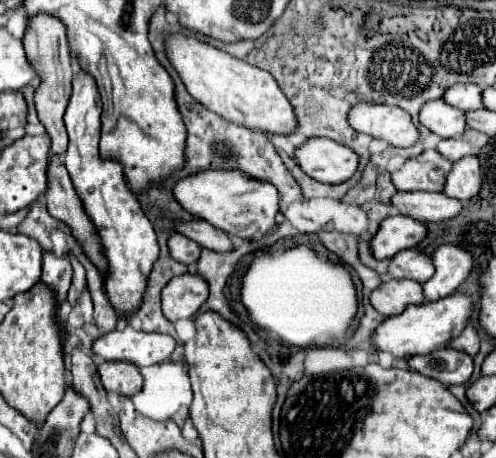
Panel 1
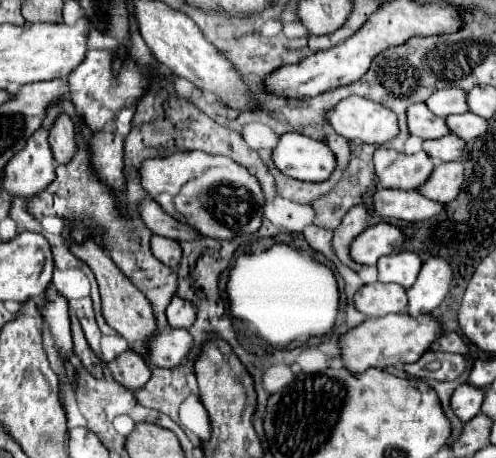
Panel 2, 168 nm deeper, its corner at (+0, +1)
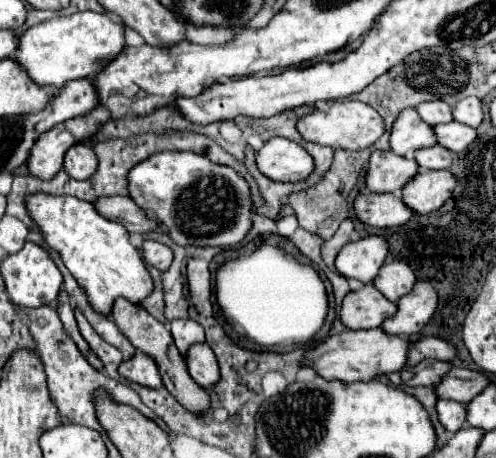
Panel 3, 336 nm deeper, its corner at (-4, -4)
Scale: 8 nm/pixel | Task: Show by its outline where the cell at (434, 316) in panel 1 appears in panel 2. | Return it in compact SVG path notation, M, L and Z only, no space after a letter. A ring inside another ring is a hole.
M399 313L387 315L383 319L365 319L359 327L351 329L341 337L341 359L349 371L359 373L363 373L369 367L385 369L389 365L413 363L425 351L429 351L439 333L443 333L443 325L433 315L419 315L419 319L415 319L411 315Z

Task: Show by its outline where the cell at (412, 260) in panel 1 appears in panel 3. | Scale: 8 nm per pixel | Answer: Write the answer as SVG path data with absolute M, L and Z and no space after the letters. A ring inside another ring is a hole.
M399 260L383 264L377 278L373 280L375 288L391 302L397 302L401 296L411 292L415 282L417 282L417 278L415 278L413 270Z

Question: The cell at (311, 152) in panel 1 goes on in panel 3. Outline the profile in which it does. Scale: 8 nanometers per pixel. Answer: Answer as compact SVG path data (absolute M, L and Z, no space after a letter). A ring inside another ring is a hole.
M287 138L267 140L255 154L261 174L275 182L299 182L313 172L311 156Z

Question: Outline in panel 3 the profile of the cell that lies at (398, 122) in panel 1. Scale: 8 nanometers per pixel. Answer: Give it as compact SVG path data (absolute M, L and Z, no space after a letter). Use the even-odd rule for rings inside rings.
M333 100L329 102L329 108L325 110L315 108L313 112L305 114L297 122L297 130L307 142L315 142L331 148L343 148L343 150L363 150L373 146L373 142L385 132L385 124L383 124L383 118L363 102Z

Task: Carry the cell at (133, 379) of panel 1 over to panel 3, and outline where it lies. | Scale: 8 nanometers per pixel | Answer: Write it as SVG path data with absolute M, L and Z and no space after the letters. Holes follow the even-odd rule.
M137 352L131 360L121 362L119 374L123 378L137 382L141 386L147 386L147 388L161 388L163 386L163 380L161 380L155 360L143 352Z

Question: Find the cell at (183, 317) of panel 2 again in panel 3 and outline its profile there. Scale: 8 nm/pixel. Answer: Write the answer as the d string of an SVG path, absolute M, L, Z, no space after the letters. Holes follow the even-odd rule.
M173 320L173 322L169 324L169 330L171 330L171 334L173 334L175 346L179 348L181 356L187 356L187 350L189 350L193 344L205 342L203 328L201 328L195 320Z

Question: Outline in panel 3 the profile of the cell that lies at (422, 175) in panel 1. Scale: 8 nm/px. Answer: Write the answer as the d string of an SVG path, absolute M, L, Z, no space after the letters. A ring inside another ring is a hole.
M373 150L367 166L365 186L371 192L393 192L403 188L415 174L419 166L415 166L415 160L407 160L403 156L397 156L393 152L381 152Z

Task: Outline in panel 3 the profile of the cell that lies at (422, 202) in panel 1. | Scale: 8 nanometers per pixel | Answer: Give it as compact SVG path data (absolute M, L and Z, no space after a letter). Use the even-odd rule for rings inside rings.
M363 192L355 198L353 210L359 222L369 224L373 228L391 228L405 224L411 216L415 216L401 198L395 198L393 194L373 194Z

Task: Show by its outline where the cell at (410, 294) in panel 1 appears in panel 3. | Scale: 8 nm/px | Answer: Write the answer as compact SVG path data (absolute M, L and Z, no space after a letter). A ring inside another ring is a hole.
M365 284L361 290L349 292L343 298L339 318L345 328L369 330L379 328L395 312L395 302L383 298L373 284Z

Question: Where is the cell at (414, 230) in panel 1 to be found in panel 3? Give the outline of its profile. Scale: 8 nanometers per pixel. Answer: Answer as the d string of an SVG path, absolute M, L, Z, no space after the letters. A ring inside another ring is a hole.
M367 236L357 242L349 242L335 258L335 268L345 278L357 278L363 284L373 282L389 254L389 246L381 236Z

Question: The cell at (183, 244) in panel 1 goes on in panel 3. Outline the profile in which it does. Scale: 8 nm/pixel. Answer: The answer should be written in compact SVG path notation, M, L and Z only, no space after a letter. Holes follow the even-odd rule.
M145 240L143 242L143 258L149 266L165 272L169 266L171 266L171 260L173 260L173 252L169 246L165 244L159 244L155 240Z

